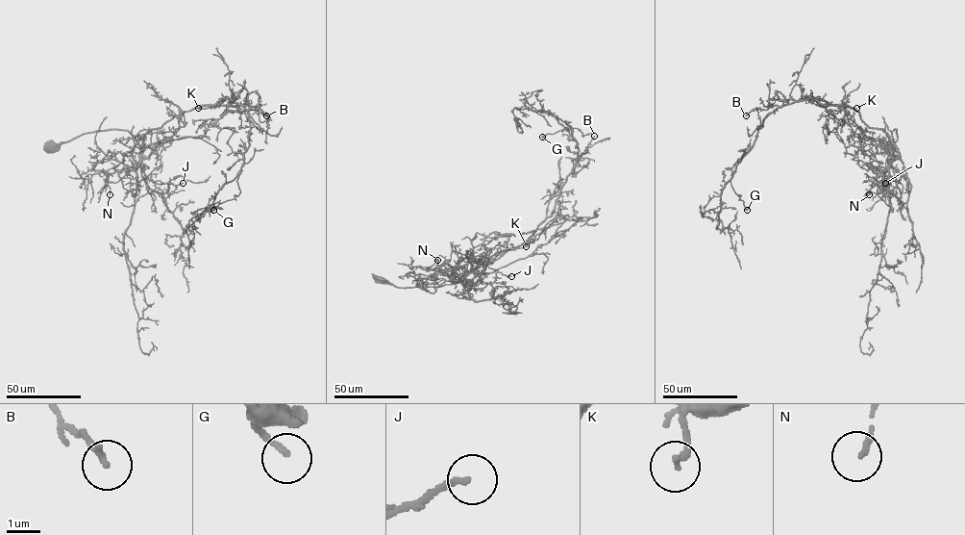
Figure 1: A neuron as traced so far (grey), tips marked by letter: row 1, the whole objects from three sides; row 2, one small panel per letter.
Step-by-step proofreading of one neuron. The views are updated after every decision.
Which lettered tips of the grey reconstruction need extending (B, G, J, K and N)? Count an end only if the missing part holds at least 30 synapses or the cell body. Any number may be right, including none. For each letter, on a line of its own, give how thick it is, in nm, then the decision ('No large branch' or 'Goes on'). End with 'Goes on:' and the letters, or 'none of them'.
B: Thickness 170 nm. No large branch
G: Thickness 200 nm. Goes on
J: Thickness 160 nm. No large branch
K: Thickness 180 nm. No large branch
N: Thickness 150 nm. No large branch
Goes on: G

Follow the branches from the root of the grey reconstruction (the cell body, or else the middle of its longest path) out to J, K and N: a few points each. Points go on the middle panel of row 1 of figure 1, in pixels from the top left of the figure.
J: (378, 281), (401, 288), (467, 283), (468, 289), (465, 273), (482, 265), (511, 276)
K: (378, 281), (401, 288), (470, 283), (496, 253), (523, 243), (551, 215), (556, 201), (557, 215), (526, 246)
N: (378, 281), (401, 288), (467, 283), (468, 289), (468, 282), (455, 275), (453, 280), (436, 267), (437, 260)

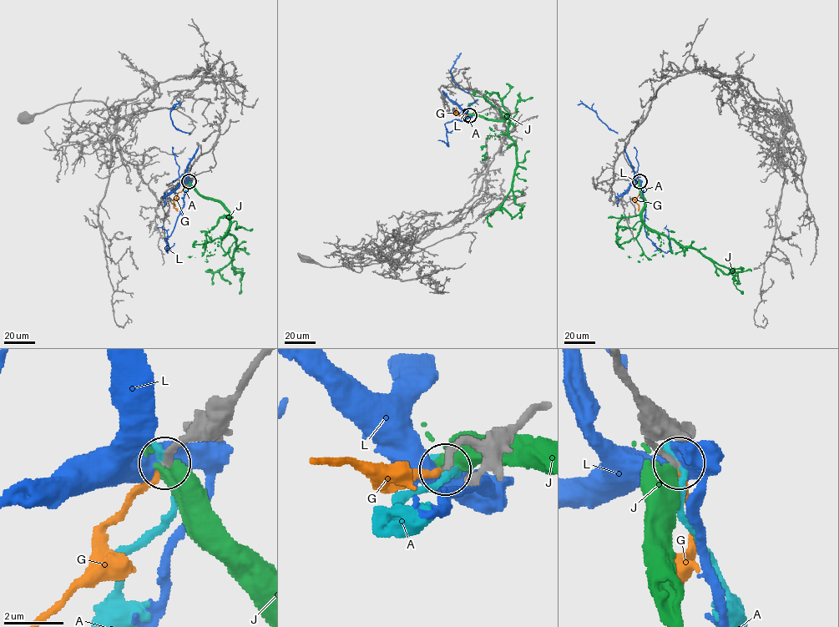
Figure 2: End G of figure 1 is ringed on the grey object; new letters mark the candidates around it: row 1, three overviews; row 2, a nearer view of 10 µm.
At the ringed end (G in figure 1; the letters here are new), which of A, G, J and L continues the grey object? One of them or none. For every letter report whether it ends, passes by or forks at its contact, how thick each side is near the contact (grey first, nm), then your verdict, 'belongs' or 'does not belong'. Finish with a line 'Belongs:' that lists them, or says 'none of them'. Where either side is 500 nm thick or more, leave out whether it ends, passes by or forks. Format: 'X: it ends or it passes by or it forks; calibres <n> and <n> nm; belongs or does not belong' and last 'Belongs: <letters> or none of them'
A: it ends; calibres 240 and 280 nm; does not belong
G: it ends; calibres 200 and 200 nm; belongs
J: calibres 200 and 600 nm; does not belong
L: calibres 220 and 600 nm; does not belong
Belongs: G

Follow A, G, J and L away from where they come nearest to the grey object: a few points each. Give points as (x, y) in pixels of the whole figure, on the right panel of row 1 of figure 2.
A: (639, 181), (644, 191)
G: (639, 181), (639, 193), (634, 199), (639, 210)
J: (639, 181), (645, 204), (644, 222), (679, 245), (697, 249), (725, 273), (730, 272), (743, 294)
L: (639, 181), (647, 237), (667, 252), (671, 247), (665, 227)

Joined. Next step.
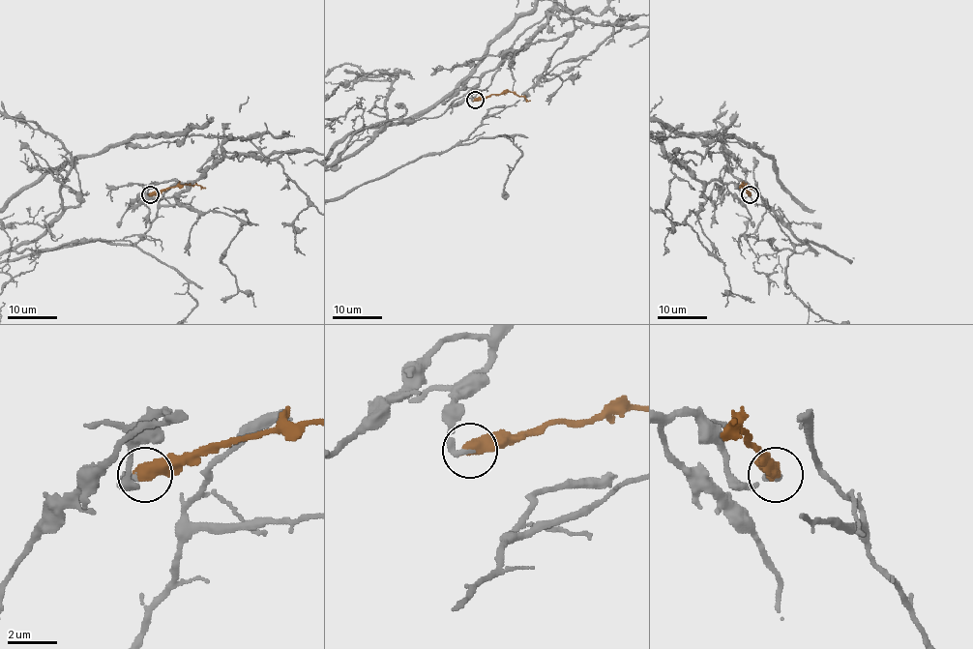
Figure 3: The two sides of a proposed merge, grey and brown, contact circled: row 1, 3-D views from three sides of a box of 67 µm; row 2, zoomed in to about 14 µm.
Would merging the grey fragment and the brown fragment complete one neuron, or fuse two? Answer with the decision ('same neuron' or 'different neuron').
same neuron

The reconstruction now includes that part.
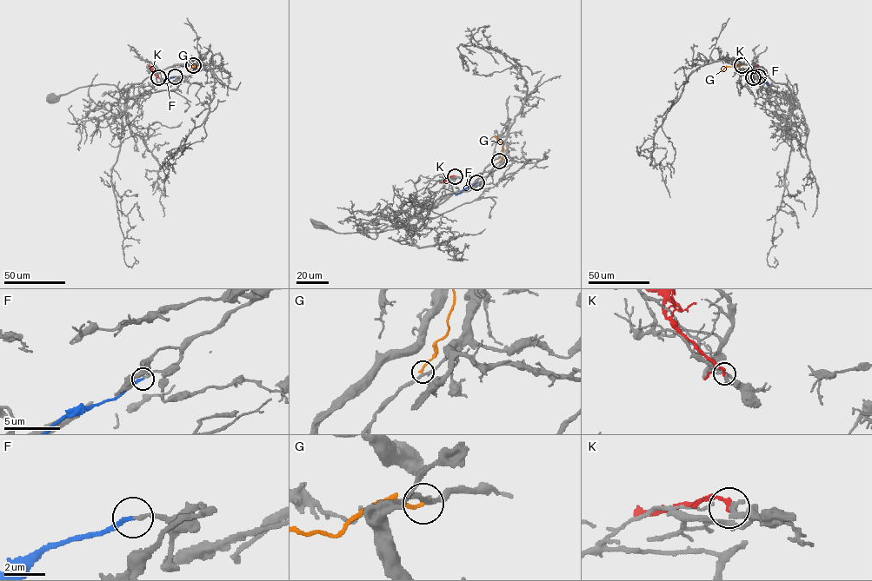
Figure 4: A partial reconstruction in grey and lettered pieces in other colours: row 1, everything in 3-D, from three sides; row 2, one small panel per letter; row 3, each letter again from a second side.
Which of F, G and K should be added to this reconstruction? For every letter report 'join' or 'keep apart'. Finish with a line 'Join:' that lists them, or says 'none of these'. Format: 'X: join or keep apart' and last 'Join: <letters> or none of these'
F: join
G: keep apart
K: keep apart
Join: F

